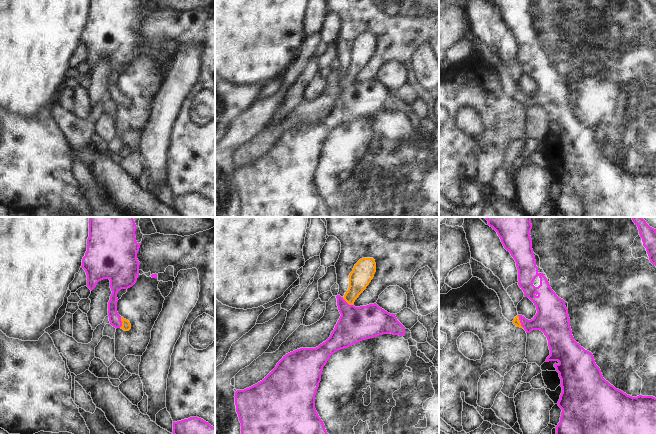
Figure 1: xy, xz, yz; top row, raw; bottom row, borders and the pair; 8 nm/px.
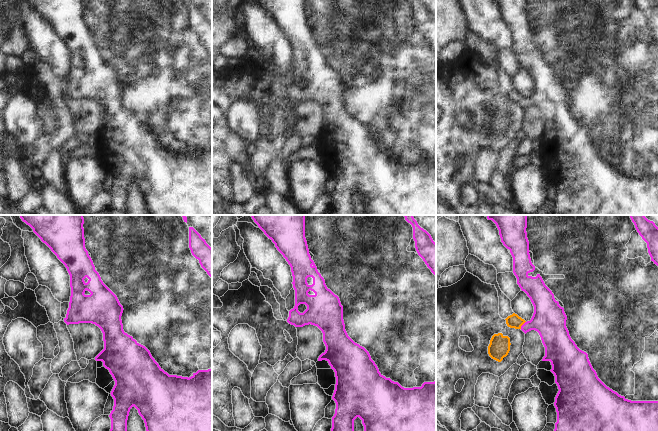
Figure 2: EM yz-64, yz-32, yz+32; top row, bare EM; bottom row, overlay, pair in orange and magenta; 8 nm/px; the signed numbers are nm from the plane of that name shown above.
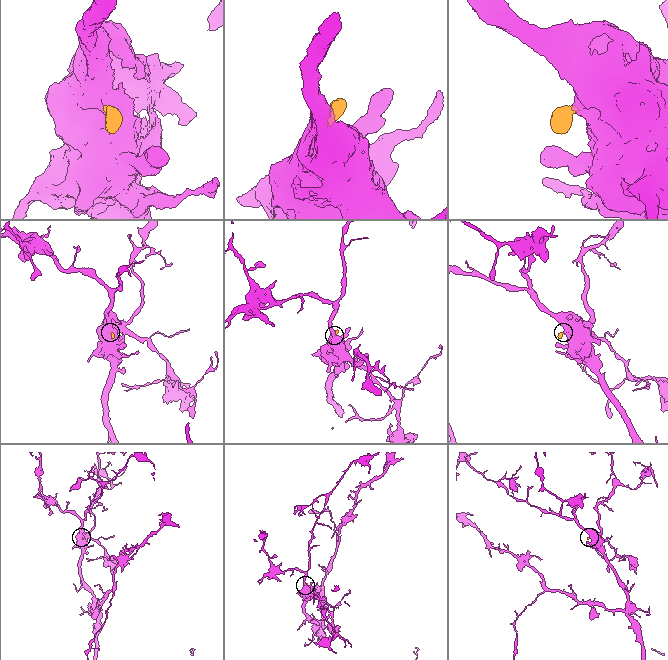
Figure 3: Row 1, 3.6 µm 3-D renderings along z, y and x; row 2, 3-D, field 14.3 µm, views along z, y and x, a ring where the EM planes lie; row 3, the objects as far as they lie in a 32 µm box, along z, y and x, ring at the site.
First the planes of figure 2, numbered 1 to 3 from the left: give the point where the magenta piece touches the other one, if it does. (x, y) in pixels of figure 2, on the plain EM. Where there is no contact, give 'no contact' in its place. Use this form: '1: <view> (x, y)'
1: no contact
2: no contact
3: yz+32 (522, 100)

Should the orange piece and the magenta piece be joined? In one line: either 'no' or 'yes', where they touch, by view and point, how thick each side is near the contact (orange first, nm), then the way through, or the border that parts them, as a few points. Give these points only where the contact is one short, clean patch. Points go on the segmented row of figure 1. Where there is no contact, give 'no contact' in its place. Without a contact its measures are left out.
yes | yz (519, 322) | 60/240 nm | across yz (516, 321), (519, 322), (538, 323), (550, 319)

